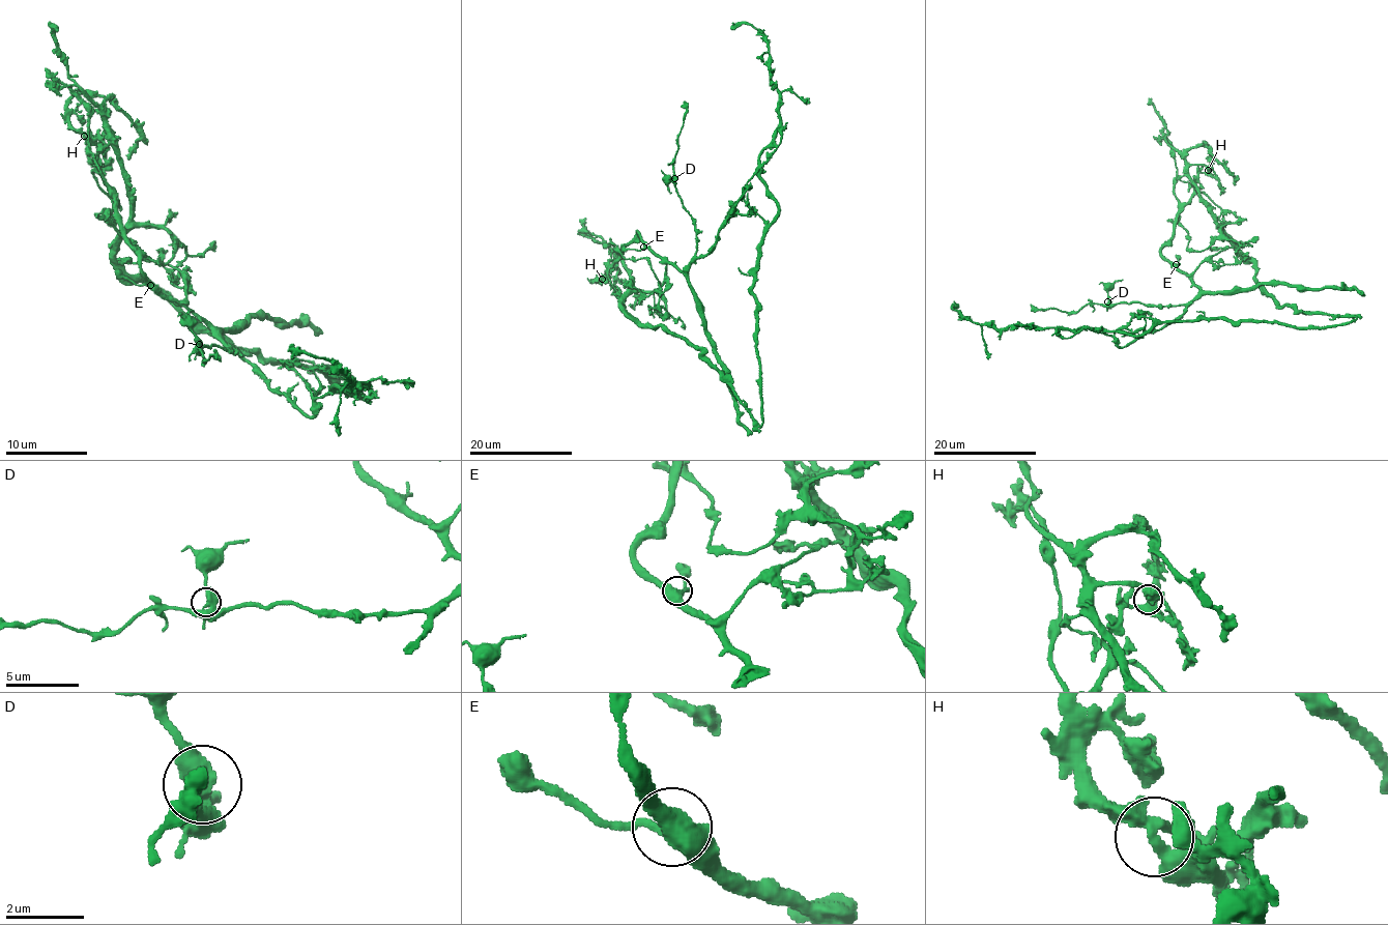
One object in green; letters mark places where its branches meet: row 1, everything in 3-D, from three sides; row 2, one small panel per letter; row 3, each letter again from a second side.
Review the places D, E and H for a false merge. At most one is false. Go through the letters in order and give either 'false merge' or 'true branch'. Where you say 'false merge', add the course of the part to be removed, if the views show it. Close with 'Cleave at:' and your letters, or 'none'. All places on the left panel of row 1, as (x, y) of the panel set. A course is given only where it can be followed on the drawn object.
D: true branch
E: true branch
H: false merge; course (83, 136), (104, 144), (95, 171), (163, 295), (304, 415), (346, 387), (367, 401), (375, 394)
Cleave at: H

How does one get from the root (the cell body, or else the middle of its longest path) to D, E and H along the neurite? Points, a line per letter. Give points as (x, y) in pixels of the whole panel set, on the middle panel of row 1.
D: (702, 257), (695, 254), (695, 220), (683, 204), (674, 178)
E: (702, 257), (696, 257), (685, 268), (678, 269), (643, 247)
H: (702, 257), (696, 257), (685, 268), (678, 269), (658, 256), (637, 232), (609, 264), (614, 268), (602, 279)

